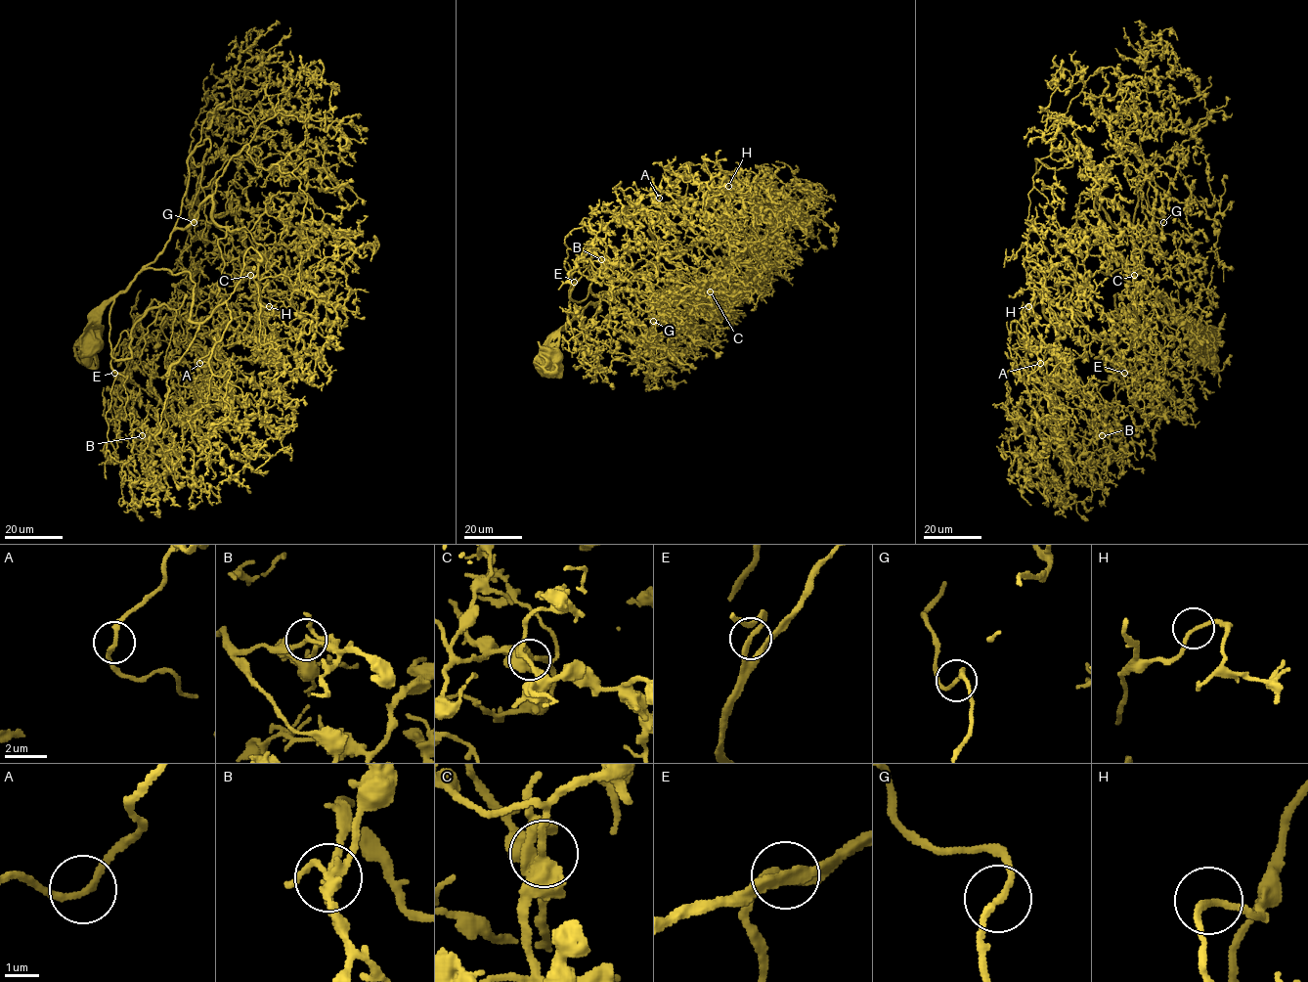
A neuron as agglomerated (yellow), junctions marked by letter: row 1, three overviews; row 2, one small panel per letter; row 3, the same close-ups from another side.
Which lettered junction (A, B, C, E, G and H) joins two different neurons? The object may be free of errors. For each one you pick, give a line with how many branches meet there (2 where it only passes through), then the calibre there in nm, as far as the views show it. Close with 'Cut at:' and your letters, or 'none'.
Cut at: none

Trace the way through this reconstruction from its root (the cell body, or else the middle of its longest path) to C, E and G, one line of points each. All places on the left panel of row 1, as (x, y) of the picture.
C: (90, 344), (93, 319), (209, 197), (213, 220), (240, 239), (247, 236), (254, 246), (250, 276)
E: (90, 344), (90, 322), (112, 299), (114, 359), (132, 357), (132, 338), (120, 334), (110, 362), (114, 373)
G: (90, 344), (90, 322), (163, 250), (187, 190), (188, 156), (208, 139), (210, 150), (189, 212), (194, 222)

